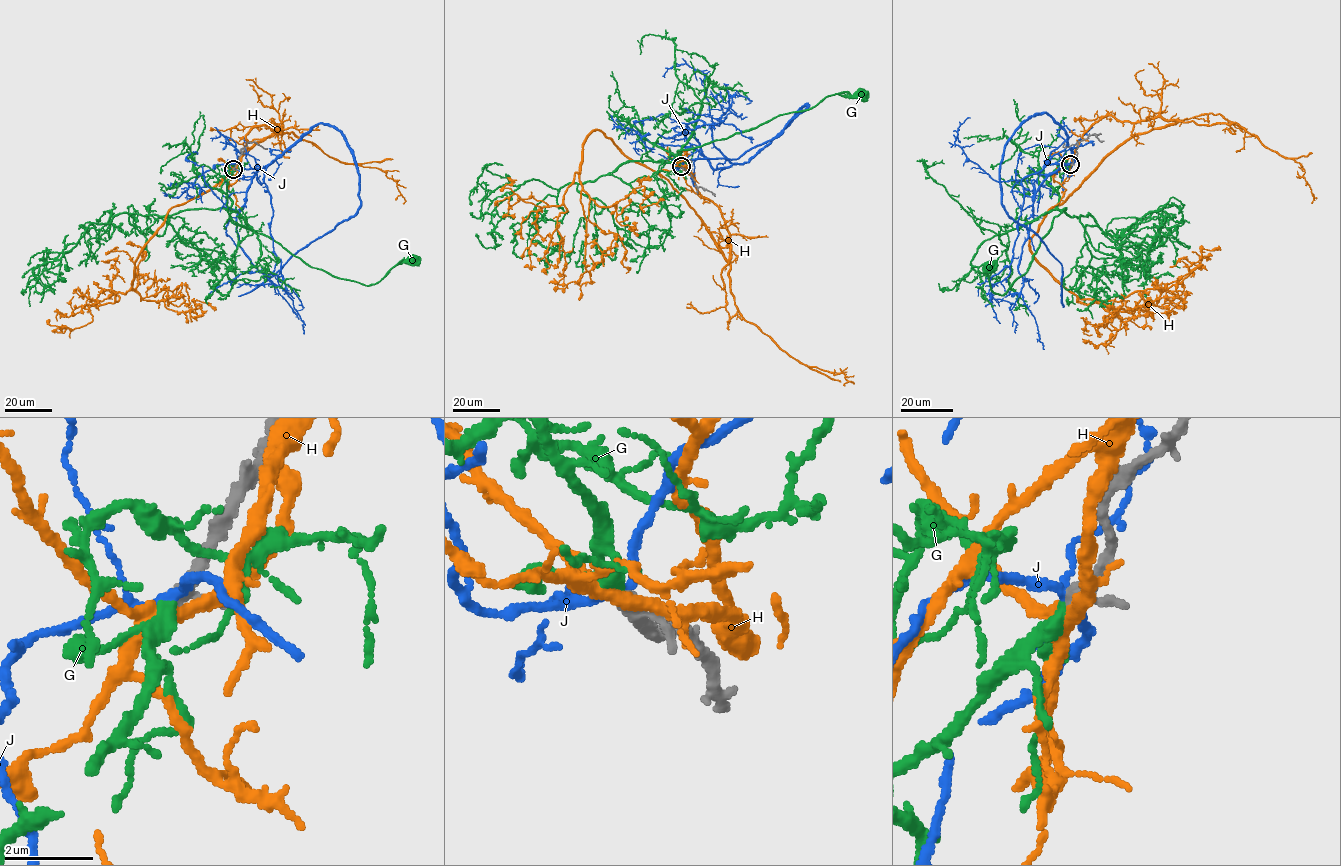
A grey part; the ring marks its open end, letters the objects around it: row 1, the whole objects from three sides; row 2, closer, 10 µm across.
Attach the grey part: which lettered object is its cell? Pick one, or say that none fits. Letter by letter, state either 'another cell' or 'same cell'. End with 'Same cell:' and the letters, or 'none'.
G: same cell
H: another cell
J: another cell
Same cell: G

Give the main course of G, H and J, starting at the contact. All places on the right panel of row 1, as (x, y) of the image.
G: (1070, 164), (1056, 190), (1060, 213), (1027, 270), (999, 295), (989, 280), (991, 266)
H: (1071, 165), (1107, 115), (1175, 123), (1127, 138), (1031, 239), (1078, 302), (1149, 305), (1201, 268)
J: (1070, 164), (1052, 173), (1073, 152), (1051, 117), (1034, 114), (999, 171), (1005, 211), (1062, 265), (1063, 307)

